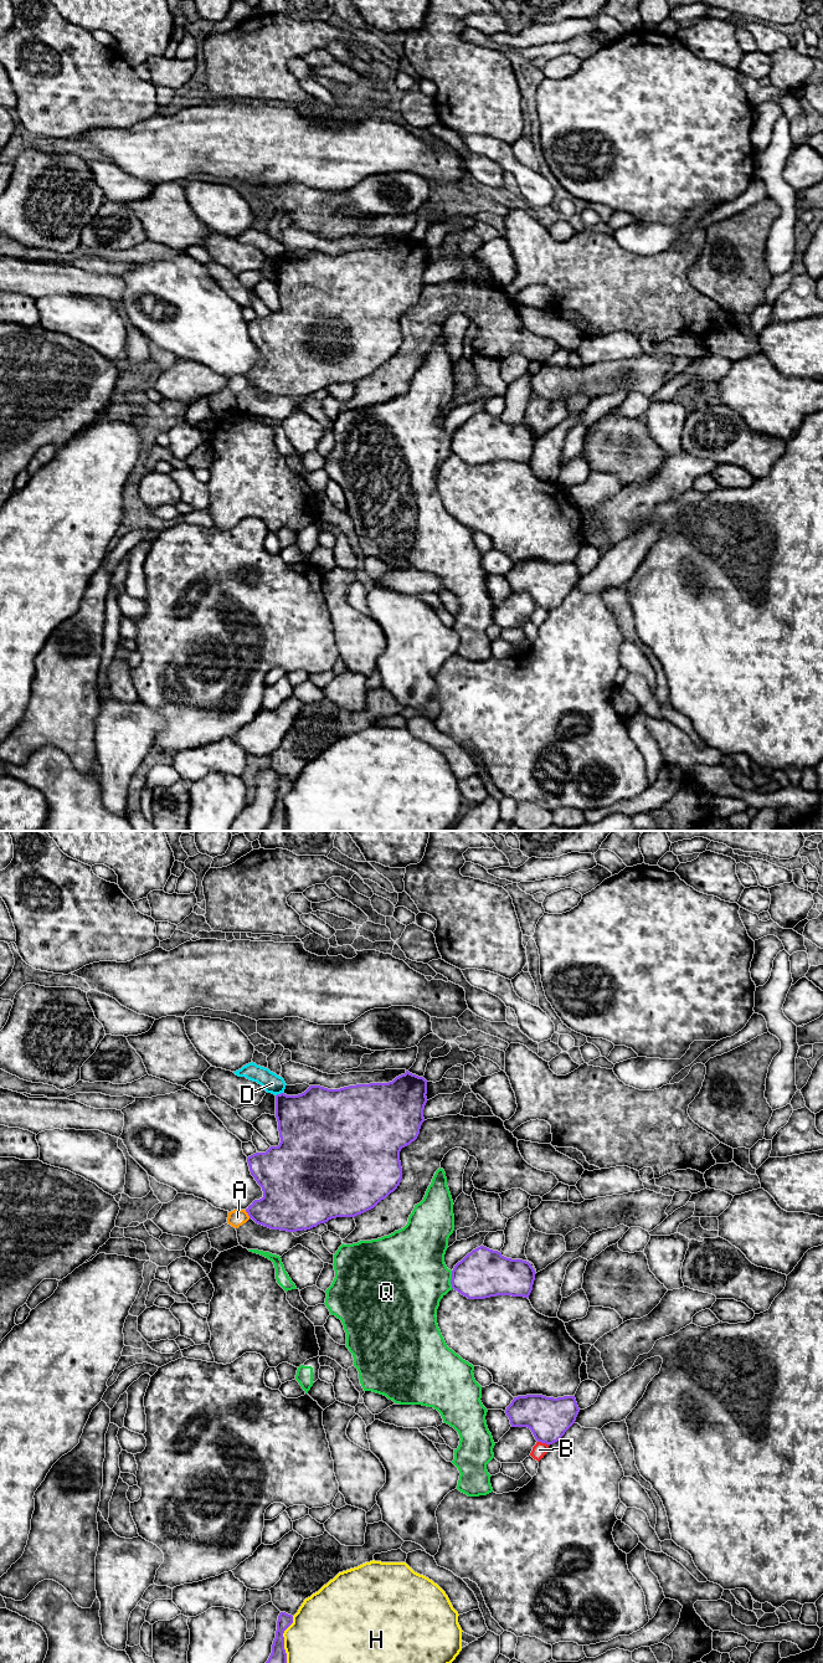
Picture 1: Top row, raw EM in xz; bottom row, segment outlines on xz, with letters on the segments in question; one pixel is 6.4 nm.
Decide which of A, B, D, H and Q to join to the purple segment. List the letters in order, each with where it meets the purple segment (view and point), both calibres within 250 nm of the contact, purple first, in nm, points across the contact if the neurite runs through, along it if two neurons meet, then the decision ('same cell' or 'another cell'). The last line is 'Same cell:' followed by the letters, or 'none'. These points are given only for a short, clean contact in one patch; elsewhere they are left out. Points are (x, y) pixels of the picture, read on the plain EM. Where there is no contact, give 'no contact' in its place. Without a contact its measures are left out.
A: xz (247, 378) | 320/110 nm | along xz (245, 375), (250, 383) | another cell
B: xz (544, 607) | 280/90 nm | another cell
D: xz (281, 258) | 380/130 nm | another cell
H: xz (283, 806) | 130/480 nm | another cell
Q: xz (451, 445) | 320/460 nm | another cell
Same cell: none

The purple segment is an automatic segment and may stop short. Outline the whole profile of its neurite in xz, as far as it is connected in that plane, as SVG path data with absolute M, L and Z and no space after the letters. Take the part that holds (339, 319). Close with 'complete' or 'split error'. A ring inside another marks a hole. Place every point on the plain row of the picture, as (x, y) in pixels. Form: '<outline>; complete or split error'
M406 236L389 248L349 251L328 255L310 251L304 258L276 261L276 283L281 308L266 318L247 323L251 340L262 353L263 363L247 374L250 384L271 395L297 397L310 395L336 383L355 383L374 374L401 348L400 317L420 299L427 268L427 246Z; complete

